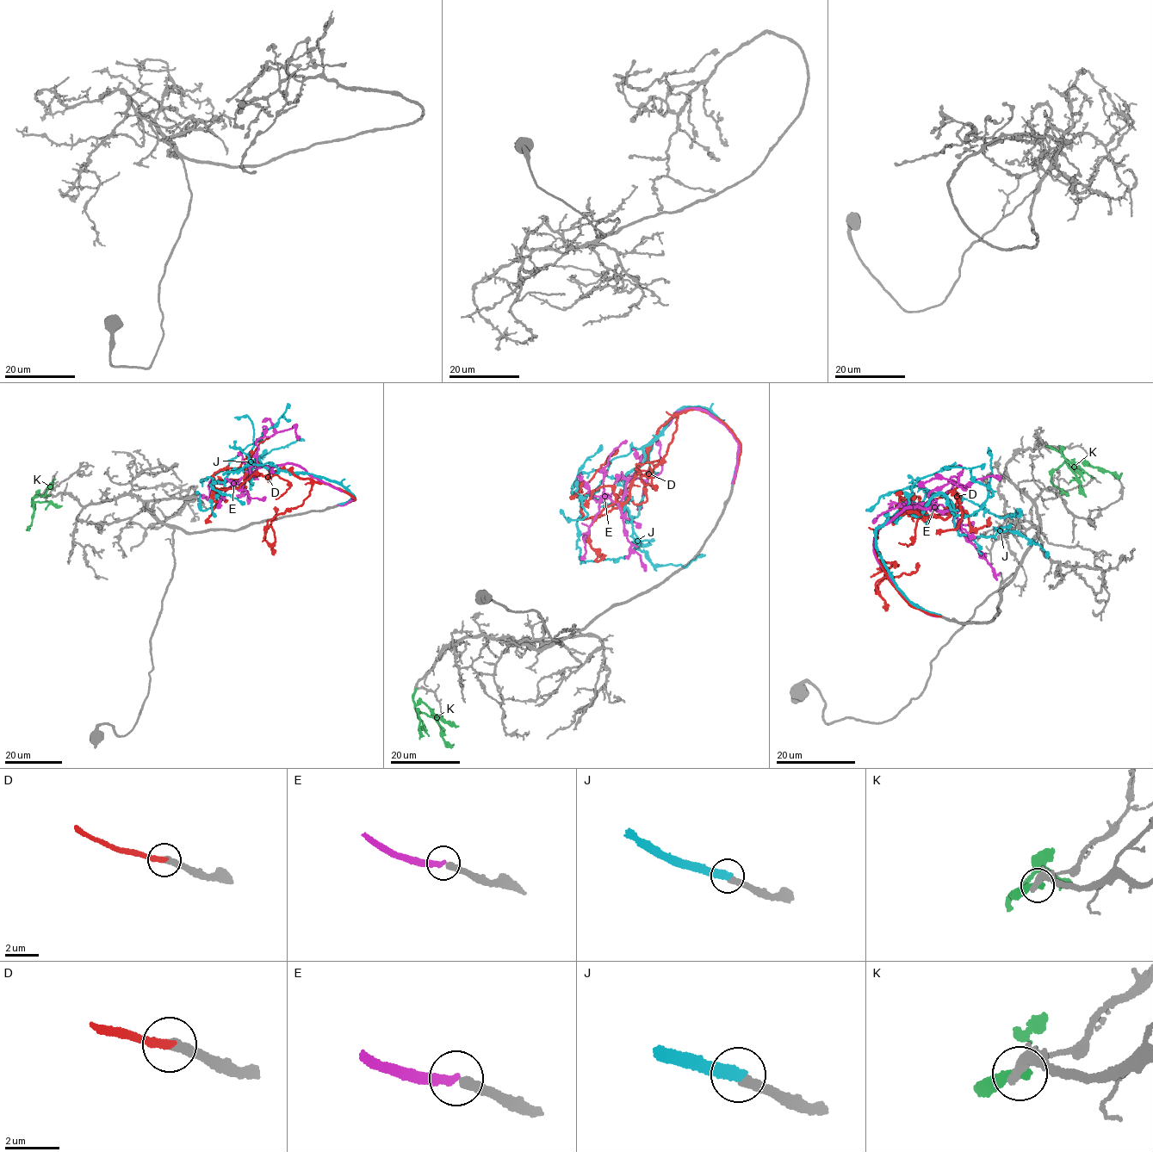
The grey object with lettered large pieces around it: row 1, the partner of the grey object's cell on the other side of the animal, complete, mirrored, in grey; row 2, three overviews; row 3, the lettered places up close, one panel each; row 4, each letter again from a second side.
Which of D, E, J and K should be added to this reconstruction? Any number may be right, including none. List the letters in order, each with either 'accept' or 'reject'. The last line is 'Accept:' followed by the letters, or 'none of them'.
D: reject
E: reject
J: accept
K: reject
Accept: J

